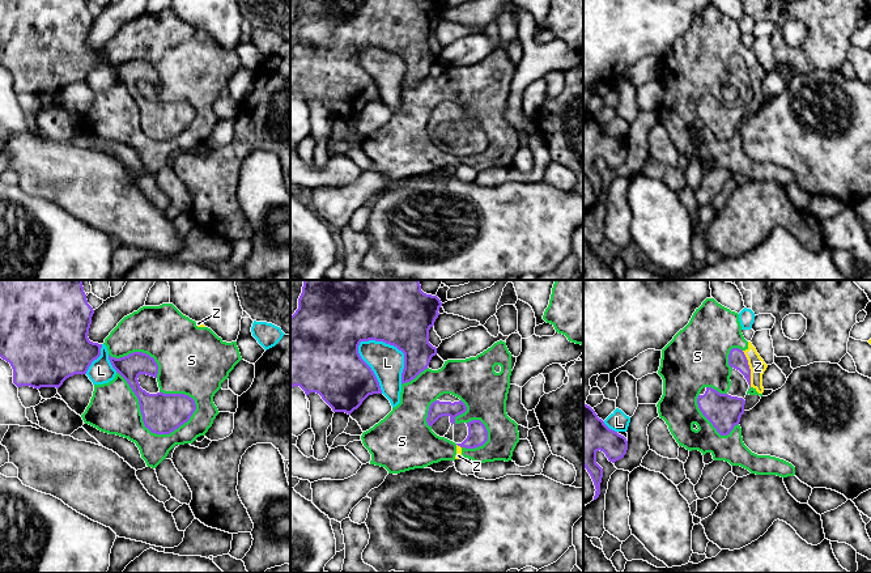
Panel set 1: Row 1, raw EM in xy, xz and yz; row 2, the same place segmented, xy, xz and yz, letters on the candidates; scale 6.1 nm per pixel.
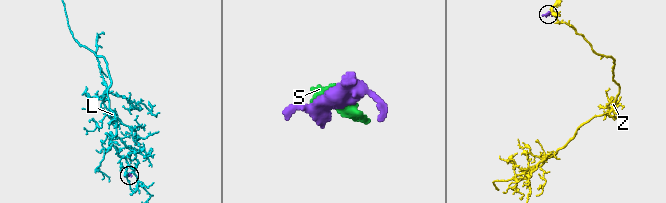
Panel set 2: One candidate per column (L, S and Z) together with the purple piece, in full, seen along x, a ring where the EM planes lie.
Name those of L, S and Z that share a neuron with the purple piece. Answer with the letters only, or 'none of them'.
none of them

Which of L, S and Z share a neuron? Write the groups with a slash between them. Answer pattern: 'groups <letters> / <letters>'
groups L / S Z

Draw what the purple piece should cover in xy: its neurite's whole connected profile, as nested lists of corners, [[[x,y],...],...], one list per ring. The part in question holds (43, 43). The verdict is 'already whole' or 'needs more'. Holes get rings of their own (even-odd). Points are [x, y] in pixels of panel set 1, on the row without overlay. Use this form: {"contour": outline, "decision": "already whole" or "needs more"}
{"contour": [[[0,0],[0,64],[13,76],[17,94],[56,94],[75,81],[86,81],[89,73],[101,63],[102,51],[89,47],[93,14],[85,0]]], "decision": "already whole"}

